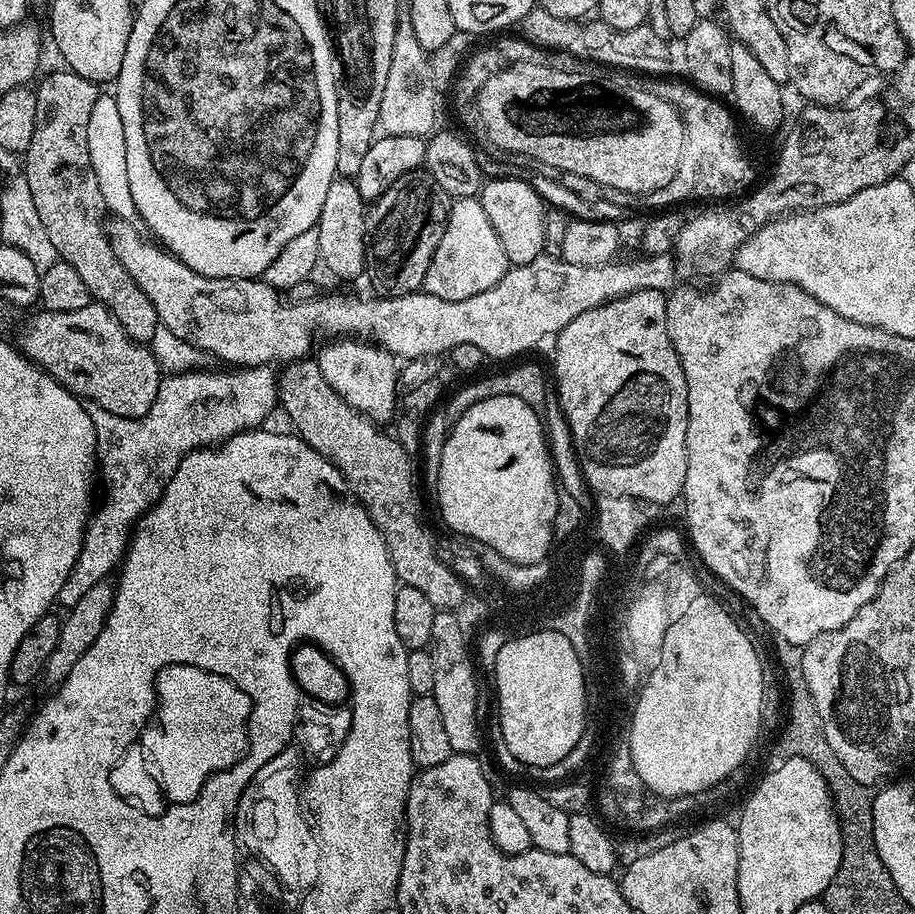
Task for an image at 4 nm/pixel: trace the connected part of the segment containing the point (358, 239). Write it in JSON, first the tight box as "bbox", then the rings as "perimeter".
{"bbox":[316,179,366,280],"perimeter":[[[351,179],[332,181],[330,190],[326,190],[326,202],[322,202],[322,214],[316,221],[316,229],[319,263],[328,267],[340,280],[356,280],[359,276],[361,279],[366,272],[366,201]]]}

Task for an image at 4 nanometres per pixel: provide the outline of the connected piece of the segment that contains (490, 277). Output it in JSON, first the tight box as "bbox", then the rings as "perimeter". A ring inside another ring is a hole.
{"bbox":[423,199,509,300],"perimeter":[[[457,199],[448,209],[448,225],[442,242],[438,242],[438,250],[434,250],[430,270],[426,270],[423,291],[442,300],[465,300],[490,290],[509,267],[502,242],[498,242],[498,234],[490,226],[490,218],[486,218],[479,199]]]}

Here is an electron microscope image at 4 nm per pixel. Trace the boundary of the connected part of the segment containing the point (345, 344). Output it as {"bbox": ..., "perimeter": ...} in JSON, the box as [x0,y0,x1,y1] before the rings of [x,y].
{"bbox":[318,338,398,426],"perimeter":[[[336,338],[331,342],[325,343],[328,344],[324,349],[321,350],[320,356],[318,355],[318,363],[320,365],[320,373],[322,378],[326,378],[326,382],[333,388],[337,394],[344,399],[344,401],[349,404],[354,410],[358,410],[364,416],[367,416],[369,420],[375,422],[377,425],[384,426],[384,423],[391,418],[392,415],[397,415],[398,412],[398,392],[396,396],[396,388],[398,389],[398,360],[397,357],[393,356],[391,352],[387,352],[385,348],[381,348],[371,342],[365,342],[360,338]]]}

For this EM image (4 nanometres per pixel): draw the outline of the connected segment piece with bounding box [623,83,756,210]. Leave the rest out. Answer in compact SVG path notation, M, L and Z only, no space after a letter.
M664 84L658 88L659 96L675 106L676 113L684 124L680 170L669 184L655 188L653 192L625 195L623 200L628 208L664 210L669 206L680 206L676 204L683 200L724 202L728 200L727 196L739 197L753 187L752 179L756 172L752 169L752 160L748 157L743 142L740 141L740 132L736 129L737 117L732 117L727 106L717 97L702 92L695 86L684 84Z

